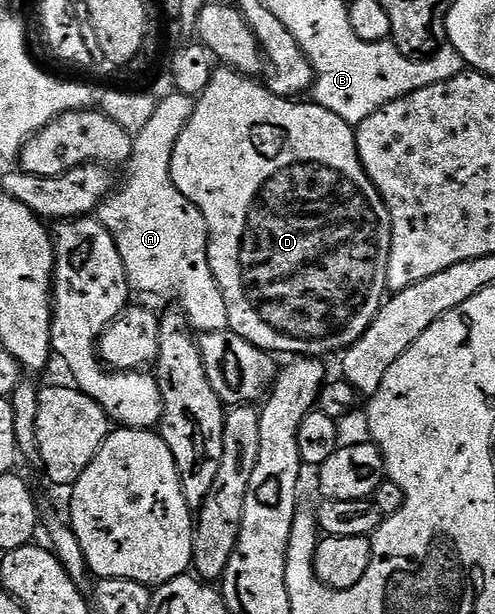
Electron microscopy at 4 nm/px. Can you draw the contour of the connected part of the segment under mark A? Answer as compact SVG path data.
M160 97L156 103L154 115L150 123L142 127L142 131L135 134L134 152L130 162L132 174L128 182L111 195L105 196L99 202L98 220L110 231L118 251L122 255L122 263L126 267L128 284L133 290L141 289L144 293L176 293L179 308L188 319L188 324L197 334L223 333L228 329L228 316L226 315L226 299L222 299L222 291L210 271L208 262L208 224L202 211L186 195L174 187L170 175L172 152L190 119L196 110L197 98Z

